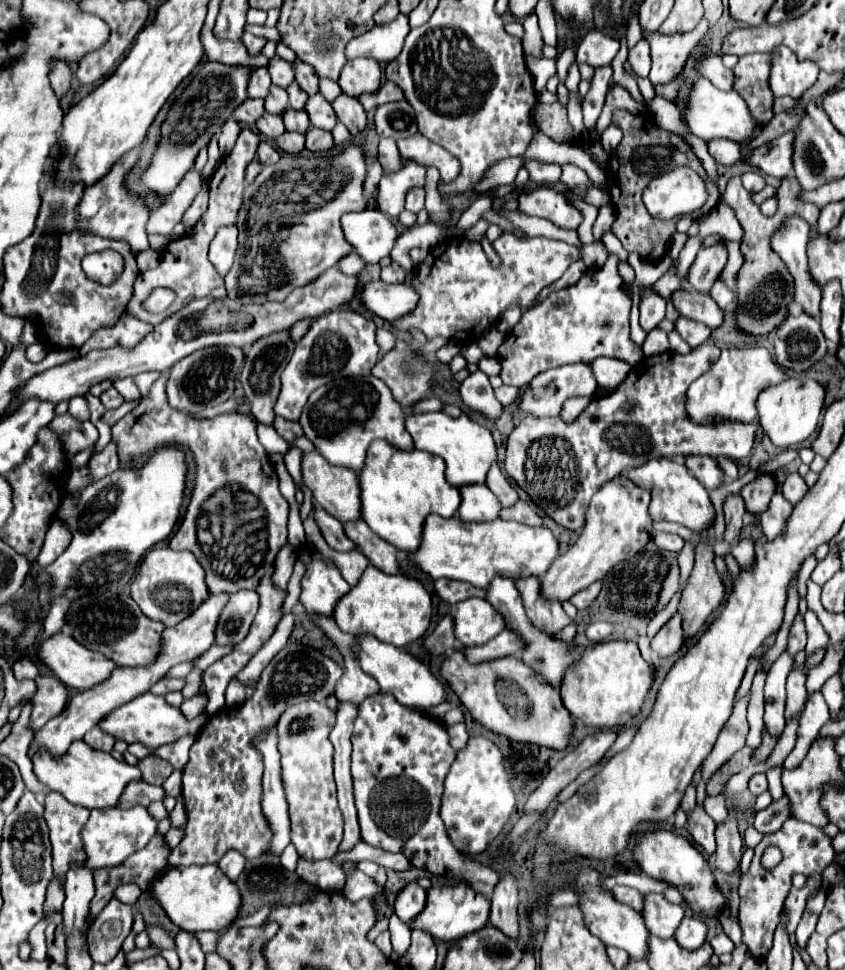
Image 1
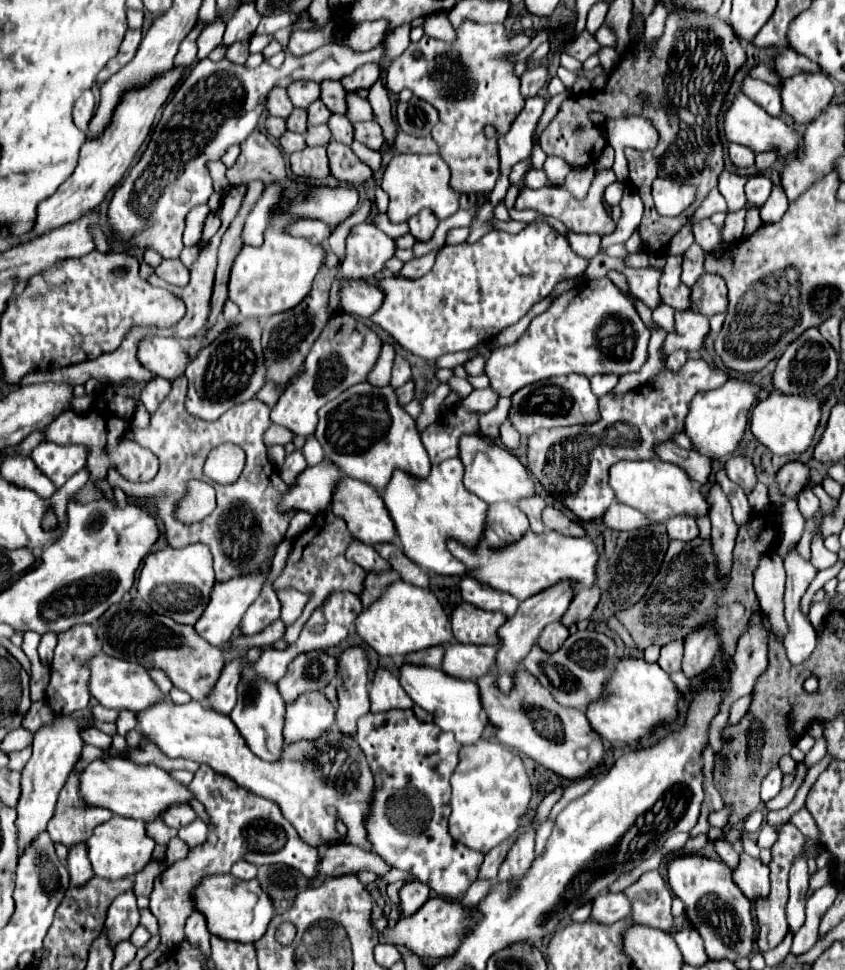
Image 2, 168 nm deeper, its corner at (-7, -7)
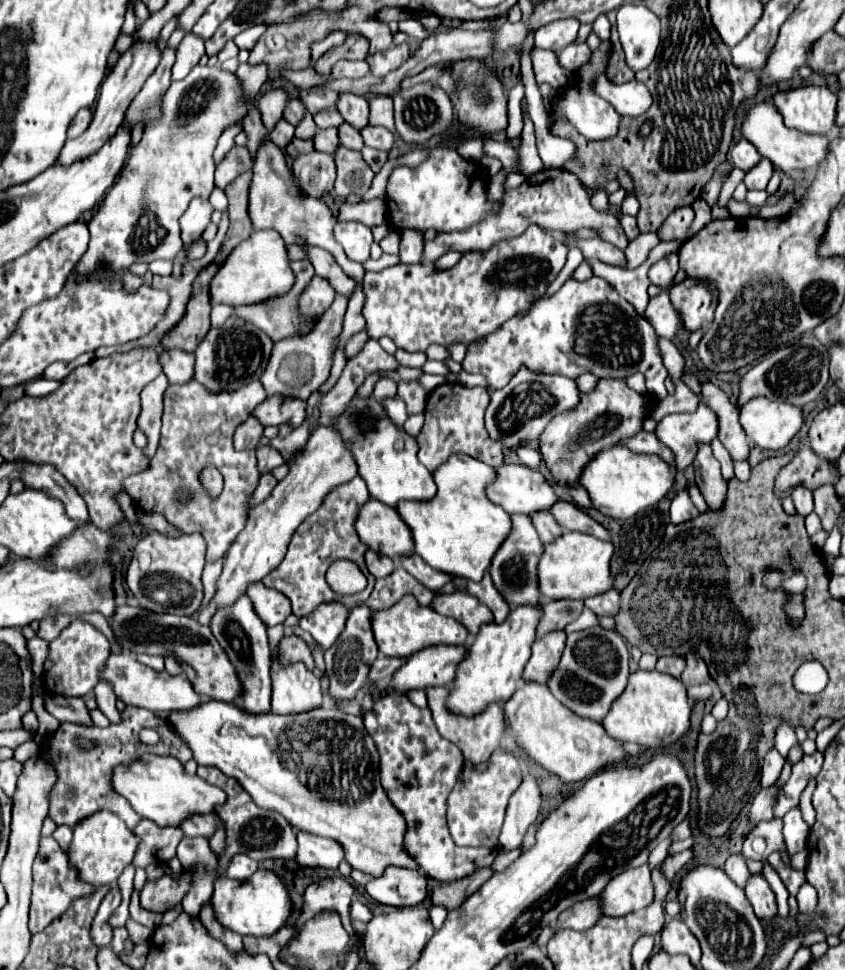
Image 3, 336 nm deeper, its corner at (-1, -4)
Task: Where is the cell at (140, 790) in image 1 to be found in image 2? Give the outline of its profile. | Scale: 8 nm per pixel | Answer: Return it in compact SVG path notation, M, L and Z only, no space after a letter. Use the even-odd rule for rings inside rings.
M176 804L162 814L162 820L170 828L182 828L182 826L188 826L190 822L196 820L196 812L188 804Z

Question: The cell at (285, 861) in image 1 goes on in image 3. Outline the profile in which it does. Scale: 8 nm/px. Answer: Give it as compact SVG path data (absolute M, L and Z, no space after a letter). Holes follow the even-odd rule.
M204 701L194 709L168 711L162 719L166 719L172 731L192 749L198 765L218 767L224 775L236 779L258 807L278 811L294 829L338 839L346 851L346 861L354 869L374 877L384 875L390 865L418 869L402 847L406 821L392 807L390 799L386 799L386 791L378 779L378 753L360 715L348 715L336 707L320 707L306 715L246 715L240 707L234 707L234 703Z

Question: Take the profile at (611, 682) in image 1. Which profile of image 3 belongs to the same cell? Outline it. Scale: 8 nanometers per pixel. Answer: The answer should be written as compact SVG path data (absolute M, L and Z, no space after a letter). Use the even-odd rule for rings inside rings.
M638 669L630 673L624 693L612 703L610 713L602 719L604 731L622 743L638 743L642 747L668 747L676 743L690 727L690 705L686 701L686 687L656 669Z

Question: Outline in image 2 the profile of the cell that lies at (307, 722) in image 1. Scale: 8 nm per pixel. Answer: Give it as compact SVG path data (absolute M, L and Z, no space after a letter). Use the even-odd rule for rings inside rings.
M314 690L310 694L300 694L300 698L286 704L284 742L292 744L296 740L316 740L322 732L332 728L332 722L334 706L322 692Z

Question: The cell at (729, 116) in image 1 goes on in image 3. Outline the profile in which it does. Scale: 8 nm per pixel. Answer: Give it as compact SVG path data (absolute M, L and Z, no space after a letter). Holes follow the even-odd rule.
M756 103L746 111L742 121L742 137L748 139L762 157L770 159L770 163L782 171L804 171L816 167L826 157L828 147L826 135L802 135L800 131L788 129L782 121L780 111L772 103Z

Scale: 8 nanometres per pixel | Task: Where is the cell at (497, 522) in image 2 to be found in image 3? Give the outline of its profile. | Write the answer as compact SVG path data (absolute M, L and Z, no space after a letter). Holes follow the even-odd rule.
M510 515L510 519L512 519L512 529L502 541L502 545L498 547L498 553L494 555L488 571L492 575L496 589L510 603L510 607L526 605L526 603L540 603L538 587L534 587L534 583L538 581L536 563L538 563L538 555L542 553L542 541L538 539L538 533L528 515Z

